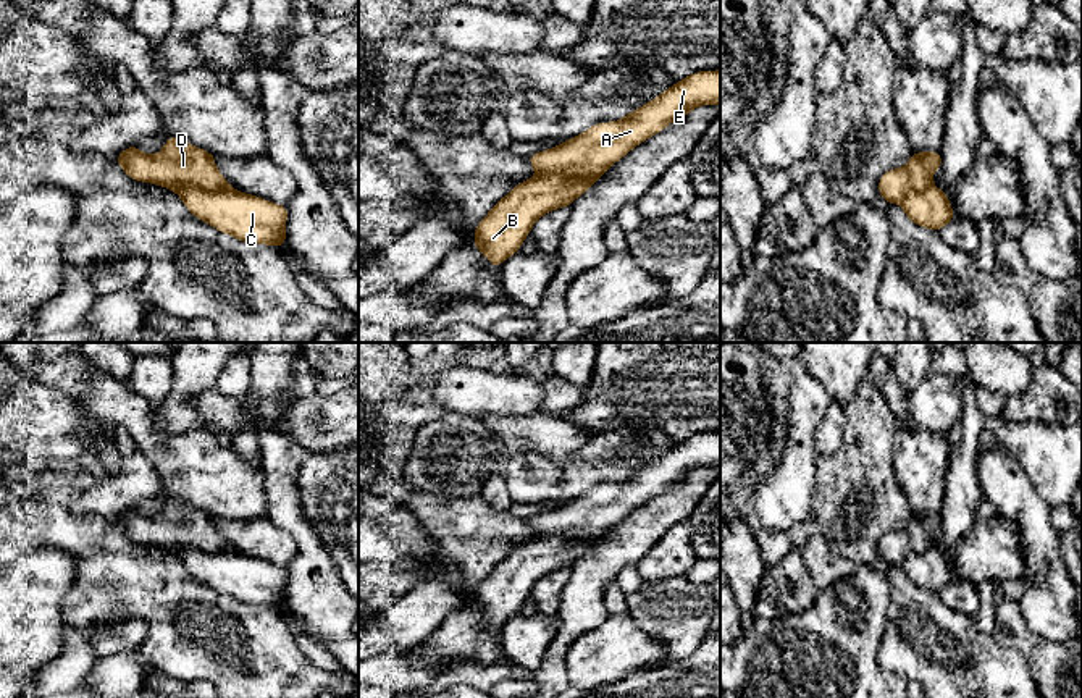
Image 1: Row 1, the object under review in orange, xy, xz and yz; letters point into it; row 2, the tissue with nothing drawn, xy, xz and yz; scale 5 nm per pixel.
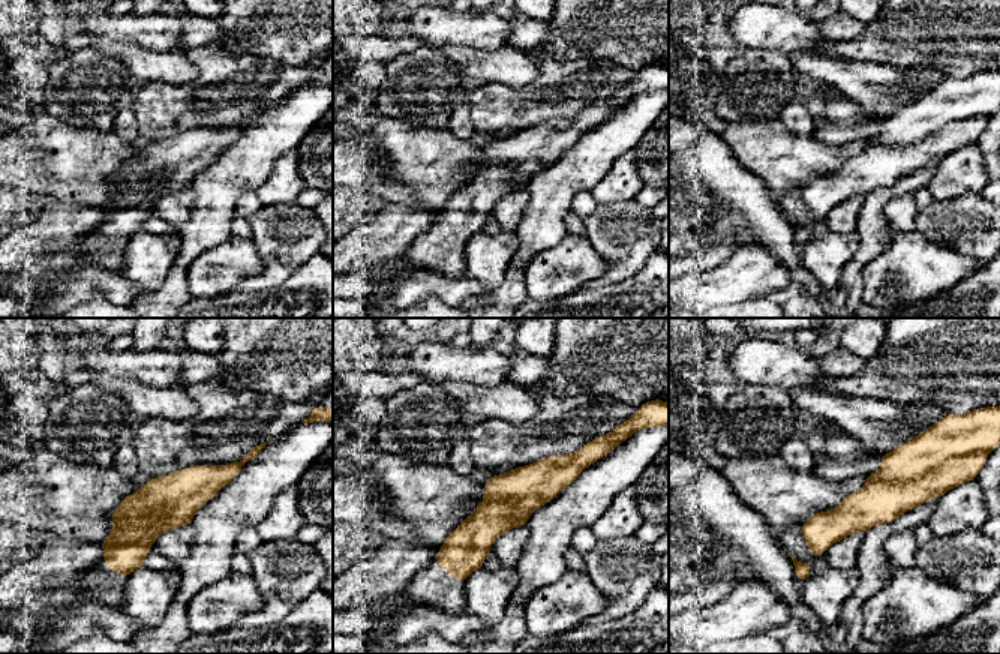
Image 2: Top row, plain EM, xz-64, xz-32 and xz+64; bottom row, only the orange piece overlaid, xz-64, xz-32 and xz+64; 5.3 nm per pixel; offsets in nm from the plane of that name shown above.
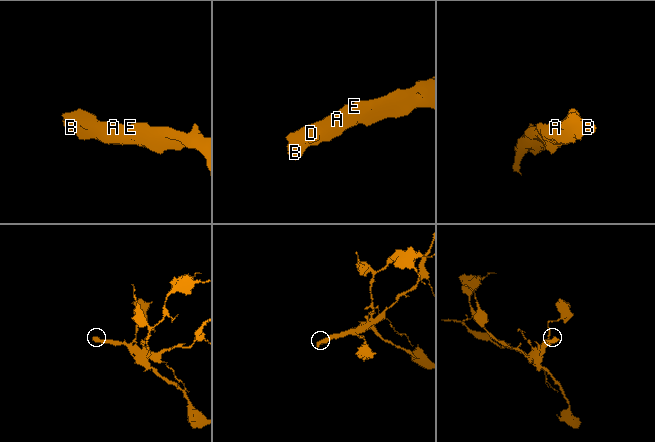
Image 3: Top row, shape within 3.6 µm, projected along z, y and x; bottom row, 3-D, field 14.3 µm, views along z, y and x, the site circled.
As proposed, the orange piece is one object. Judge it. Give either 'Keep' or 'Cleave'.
Cleave

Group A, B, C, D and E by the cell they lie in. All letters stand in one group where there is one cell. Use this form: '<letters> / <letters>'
A D E / B C

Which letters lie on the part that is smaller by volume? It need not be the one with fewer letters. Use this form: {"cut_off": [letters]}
{"cut_off": ["B", "C"]}

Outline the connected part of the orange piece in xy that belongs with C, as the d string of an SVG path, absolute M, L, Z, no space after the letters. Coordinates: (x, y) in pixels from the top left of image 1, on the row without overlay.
M199 548L170 549L187 572L247 606L286 606L287 569L234 551L207 553Z

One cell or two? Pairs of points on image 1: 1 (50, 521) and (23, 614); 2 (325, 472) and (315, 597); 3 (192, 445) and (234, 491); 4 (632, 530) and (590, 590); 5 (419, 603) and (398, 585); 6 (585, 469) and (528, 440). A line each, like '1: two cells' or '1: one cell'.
1: two cells
2: two cells
3: one cell
4: one cell
5: two cells
6: two cells

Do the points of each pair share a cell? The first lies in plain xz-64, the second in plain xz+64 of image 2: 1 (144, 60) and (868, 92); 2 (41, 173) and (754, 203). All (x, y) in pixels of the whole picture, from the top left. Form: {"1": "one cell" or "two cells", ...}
{"1": "one cell", "2": "two cells"}

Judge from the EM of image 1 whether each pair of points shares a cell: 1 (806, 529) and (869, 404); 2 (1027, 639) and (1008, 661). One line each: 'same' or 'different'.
1: same
2: different

